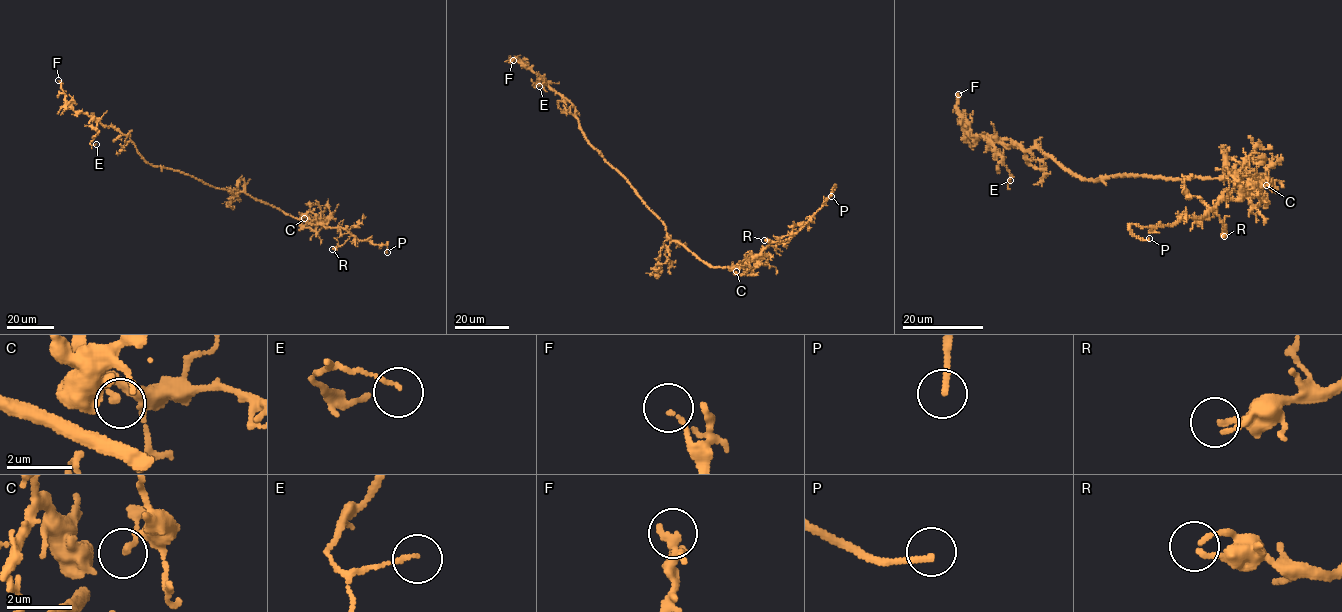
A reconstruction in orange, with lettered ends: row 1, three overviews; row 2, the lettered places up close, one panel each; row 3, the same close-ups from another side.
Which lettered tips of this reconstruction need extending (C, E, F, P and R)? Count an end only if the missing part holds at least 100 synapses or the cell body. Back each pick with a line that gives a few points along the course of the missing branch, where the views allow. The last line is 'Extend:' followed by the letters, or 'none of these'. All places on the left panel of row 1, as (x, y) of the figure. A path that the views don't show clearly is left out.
P: course (387, 252), (380, 255), (376, 262), (375, 259)
Extend: P

